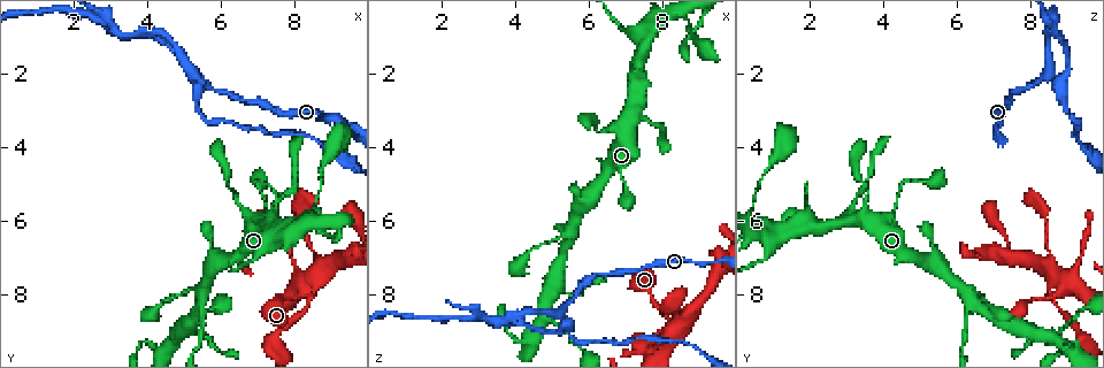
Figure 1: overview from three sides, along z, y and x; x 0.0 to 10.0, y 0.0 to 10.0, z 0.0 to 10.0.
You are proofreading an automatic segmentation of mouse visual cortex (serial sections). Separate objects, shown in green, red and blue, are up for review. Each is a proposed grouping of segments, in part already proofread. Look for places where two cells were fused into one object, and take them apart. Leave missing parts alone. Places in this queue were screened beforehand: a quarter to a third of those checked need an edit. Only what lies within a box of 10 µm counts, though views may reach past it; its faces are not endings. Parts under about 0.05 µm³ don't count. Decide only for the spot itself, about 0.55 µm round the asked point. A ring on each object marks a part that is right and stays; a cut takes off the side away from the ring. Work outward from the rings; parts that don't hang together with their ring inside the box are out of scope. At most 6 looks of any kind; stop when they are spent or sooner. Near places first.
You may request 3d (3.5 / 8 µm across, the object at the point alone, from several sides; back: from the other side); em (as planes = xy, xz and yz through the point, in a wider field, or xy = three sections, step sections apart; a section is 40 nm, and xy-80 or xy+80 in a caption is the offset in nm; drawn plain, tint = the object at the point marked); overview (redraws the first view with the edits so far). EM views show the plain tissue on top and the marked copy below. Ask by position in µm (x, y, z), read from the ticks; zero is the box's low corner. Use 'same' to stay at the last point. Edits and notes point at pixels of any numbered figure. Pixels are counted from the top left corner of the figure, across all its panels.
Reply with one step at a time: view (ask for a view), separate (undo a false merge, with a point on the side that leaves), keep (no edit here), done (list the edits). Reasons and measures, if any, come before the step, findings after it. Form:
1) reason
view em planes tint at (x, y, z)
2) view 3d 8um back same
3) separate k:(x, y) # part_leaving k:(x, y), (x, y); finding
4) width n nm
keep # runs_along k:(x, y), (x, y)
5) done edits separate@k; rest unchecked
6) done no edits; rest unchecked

arms run side by side
view 3d 3.5um at (3.05, 0.65, 8.55)

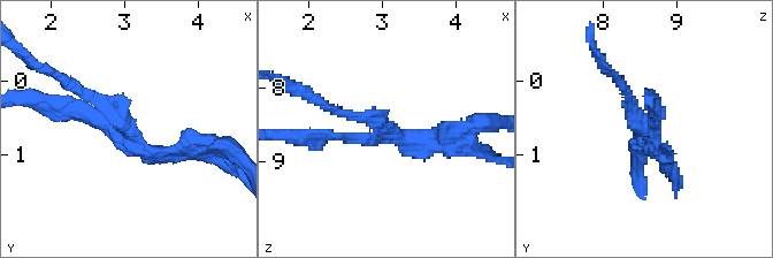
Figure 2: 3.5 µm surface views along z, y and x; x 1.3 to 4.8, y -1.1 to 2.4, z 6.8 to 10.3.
view em xy step 5 tint at (3.00, 0.65, 8.50)

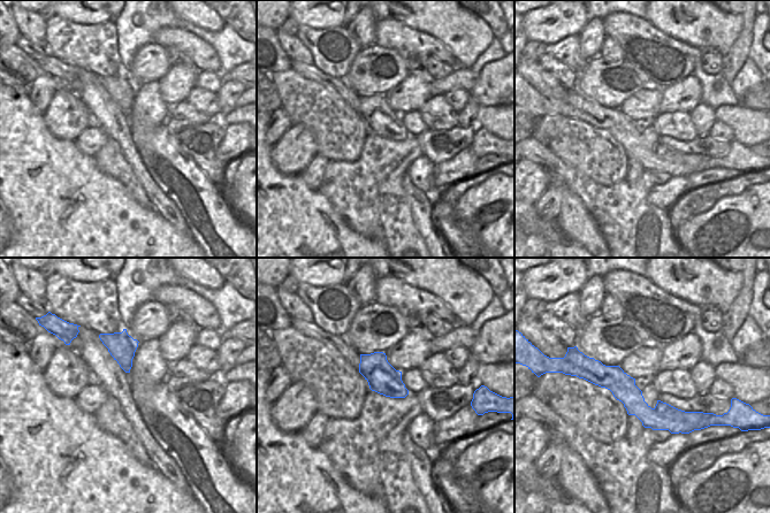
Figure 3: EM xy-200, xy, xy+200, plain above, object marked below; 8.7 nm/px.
view em xy step 3 tint same

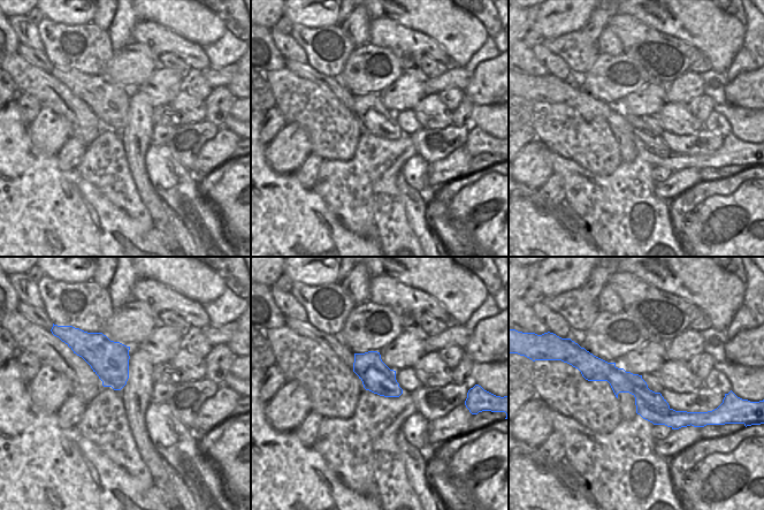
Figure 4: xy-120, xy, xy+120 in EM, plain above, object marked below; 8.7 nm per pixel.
arm_widths 150, 150, 200 nm
separate 2:(87, 92) # border 4:(625, 372), (671, 426); a second cell is stuck on

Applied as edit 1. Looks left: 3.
see it whole again
view overview

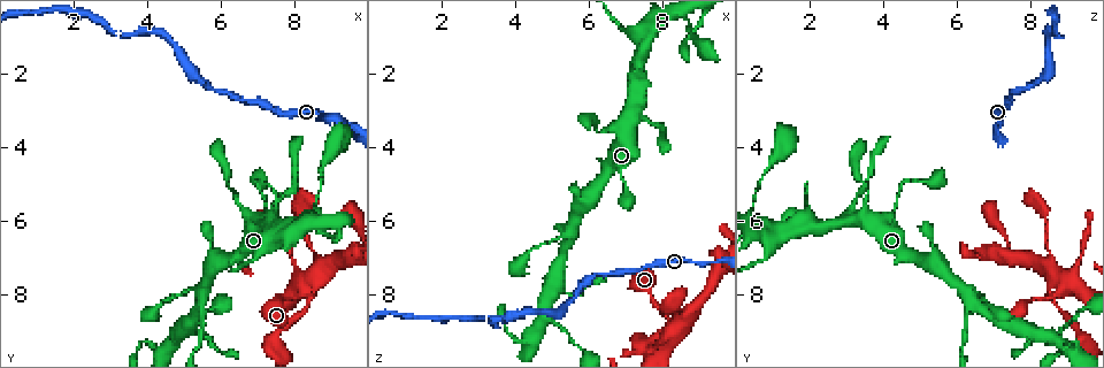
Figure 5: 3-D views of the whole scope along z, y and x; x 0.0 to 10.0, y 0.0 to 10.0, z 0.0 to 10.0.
three arms meet
view 3d 8um at (7.50, 9.15, 9.40)

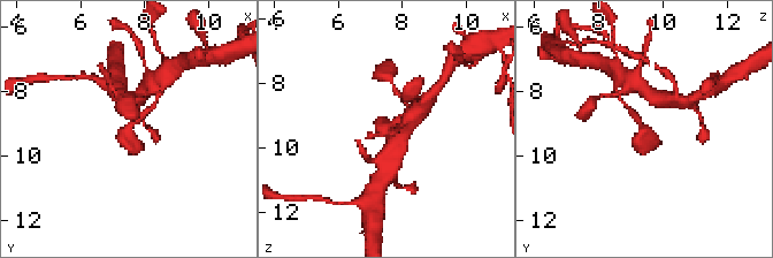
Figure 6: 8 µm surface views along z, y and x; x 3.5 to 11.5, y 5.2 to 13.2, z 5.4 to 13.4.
view em xy step 3 tint same

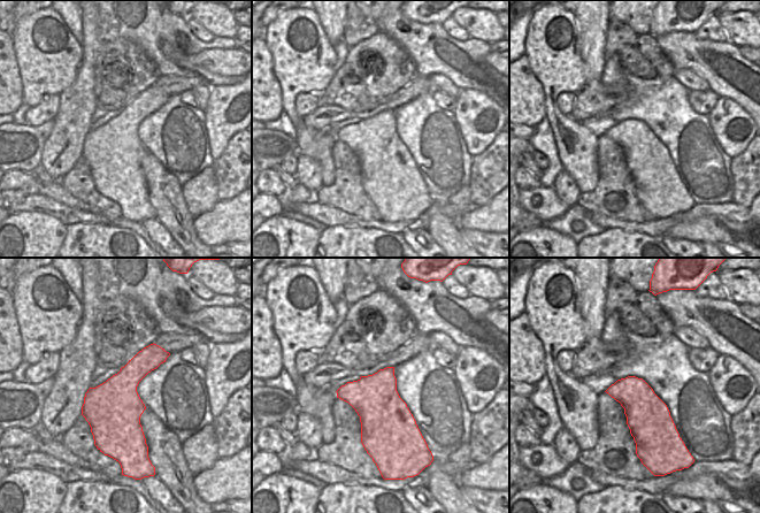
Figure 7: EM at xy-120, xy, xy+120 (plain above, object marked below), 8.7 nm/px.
keep # runs_along 6:(626, 107), (644, 130), (643, 153); all the same cell

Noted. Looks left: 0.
done edits separate@2; rest unchecked

